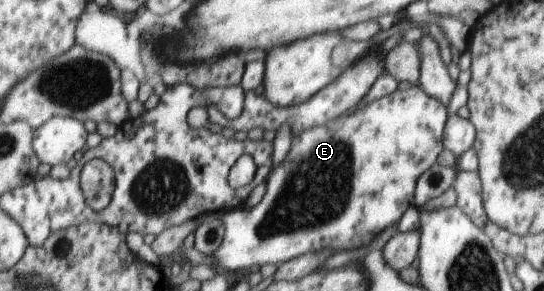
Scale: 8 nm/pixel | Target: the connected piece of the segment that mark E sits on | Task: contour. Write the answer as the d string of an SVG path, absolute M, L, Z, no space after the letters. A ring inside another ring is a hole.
M418 84L413 85L410 89L402 91L398 89L396 92L370 103L362 110L353 111L345 116L340 116L329 124L314 129L308 129L304 135L292 137L291 150L285 159L276 165L271 171L271 175L267 178L267 190L262 200L250 209L250 211L226 211L223 215L223 221L226 225L224 241L220 245L220 249L216 253L212 253L216 261L217 270L221 271L240 271L240 269L252 269L252 267L264 267L264 265L275 265L277 267L286 264L288 261L294 260L296 257L314 253L314 251L344 251L344 249L354 249L354 247L362 247L362 245L370 245L382 231L386 231L388 227L394 227L398 224L402 215L414 205L417 194L418 181L421 180L422 173L426 173L428 169L434 168L440 153L445 149L445 128L449 121L449 111L442 101L438 101L438 97L432 97L430 93L426 93L426 89L422 89Z

